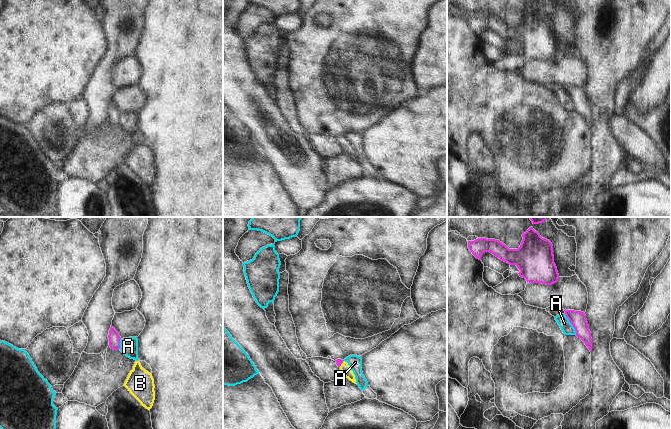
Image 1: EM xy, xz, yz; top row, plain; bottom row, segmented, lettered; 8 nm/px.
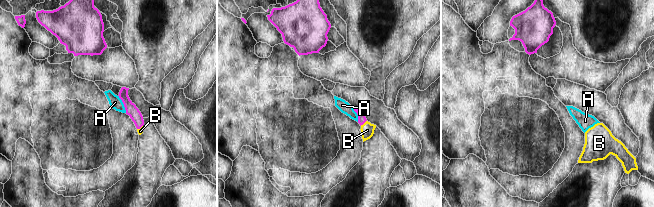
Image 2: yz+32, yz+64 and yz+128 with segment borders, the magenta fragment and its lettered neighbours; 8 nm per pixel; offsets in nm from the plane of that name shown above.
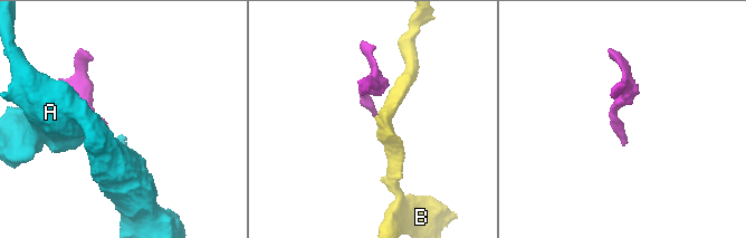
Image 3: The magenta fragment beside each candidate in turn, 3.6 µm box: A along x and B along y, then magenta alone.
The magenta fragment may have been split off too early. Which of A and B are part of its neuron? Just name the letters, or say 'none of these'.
B

